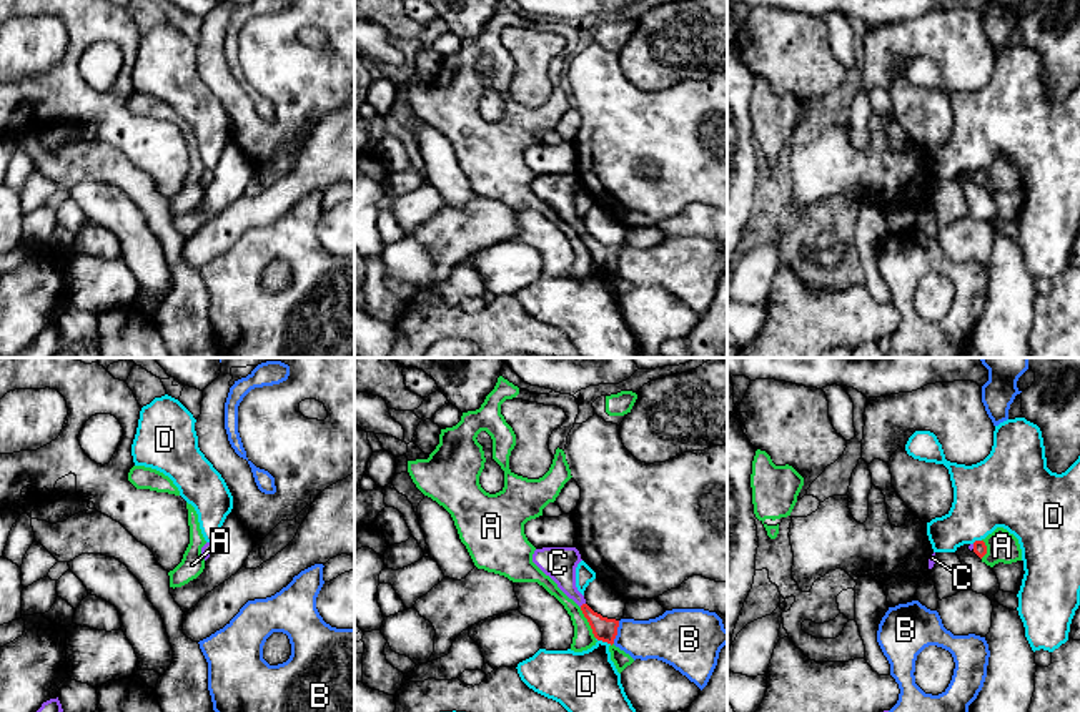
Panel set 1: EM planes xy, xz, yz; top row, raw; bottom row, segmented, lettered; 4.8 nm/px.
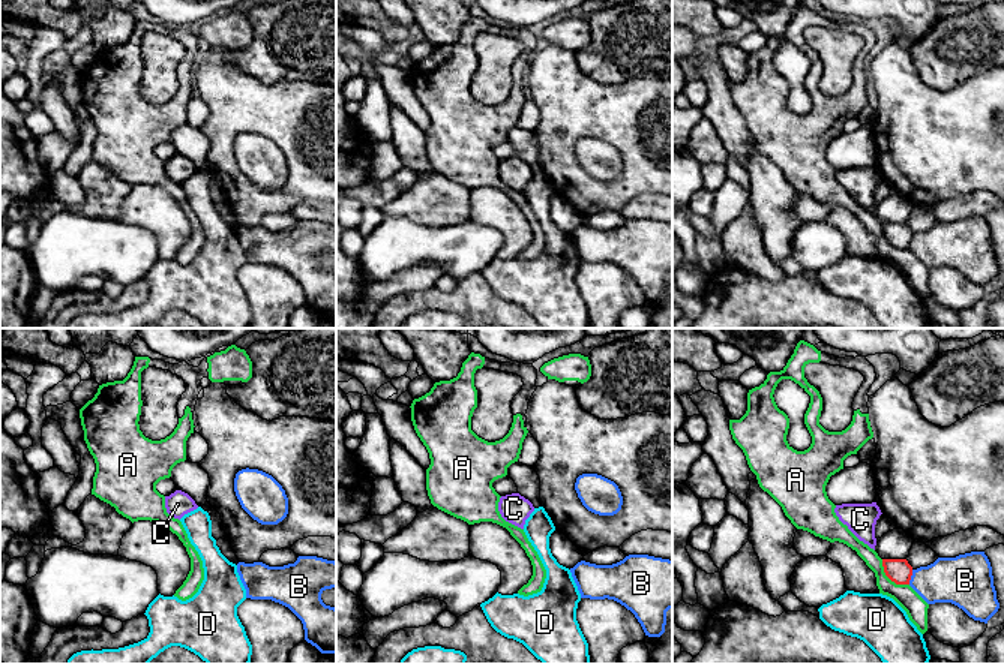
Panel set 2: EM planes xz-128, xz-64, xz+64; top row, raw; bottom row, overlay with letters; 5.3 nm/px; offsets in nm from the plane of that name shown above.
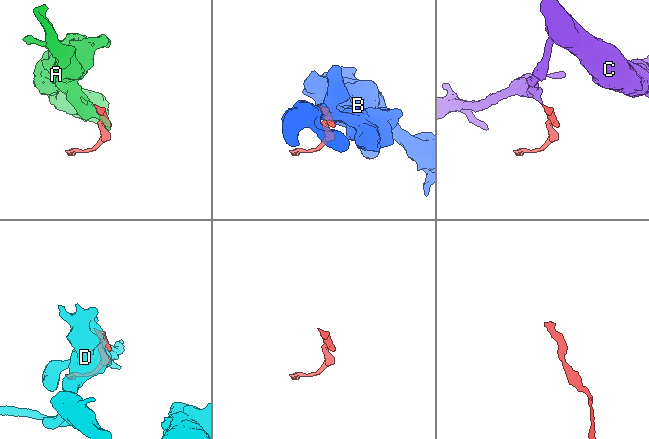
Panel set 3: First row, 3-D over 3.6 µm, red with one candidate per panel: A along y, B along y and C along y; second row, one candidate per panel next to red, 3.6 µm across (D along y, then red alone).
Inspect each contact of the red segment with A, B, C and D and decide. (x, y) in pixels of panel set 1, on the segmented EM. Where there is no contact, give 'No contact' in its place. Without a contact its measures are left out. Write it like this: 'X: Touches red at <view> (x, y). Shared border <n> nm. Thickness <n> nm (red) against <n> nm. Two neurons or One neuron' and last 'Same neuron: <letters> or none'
A: Touches red at xz (588, 621). Shared border 170 nm. Thickness 120 nm (red) against 100 nm. Two neurons
B: Touches red at xz (616, 632). Shared border 120 nm. Thickness 120 nm (red) against 220 nm. Two neurons
C: Touches red at xz (583, 604). Shared border 40 nm. Thickness 120 nm (red) against 160 nm. One neuron
D: Touches red at xz (604, 641). Shared border 90 nm. Thickness 120 nm (red) against 300 nm. Two neurons
Same neuron: C

